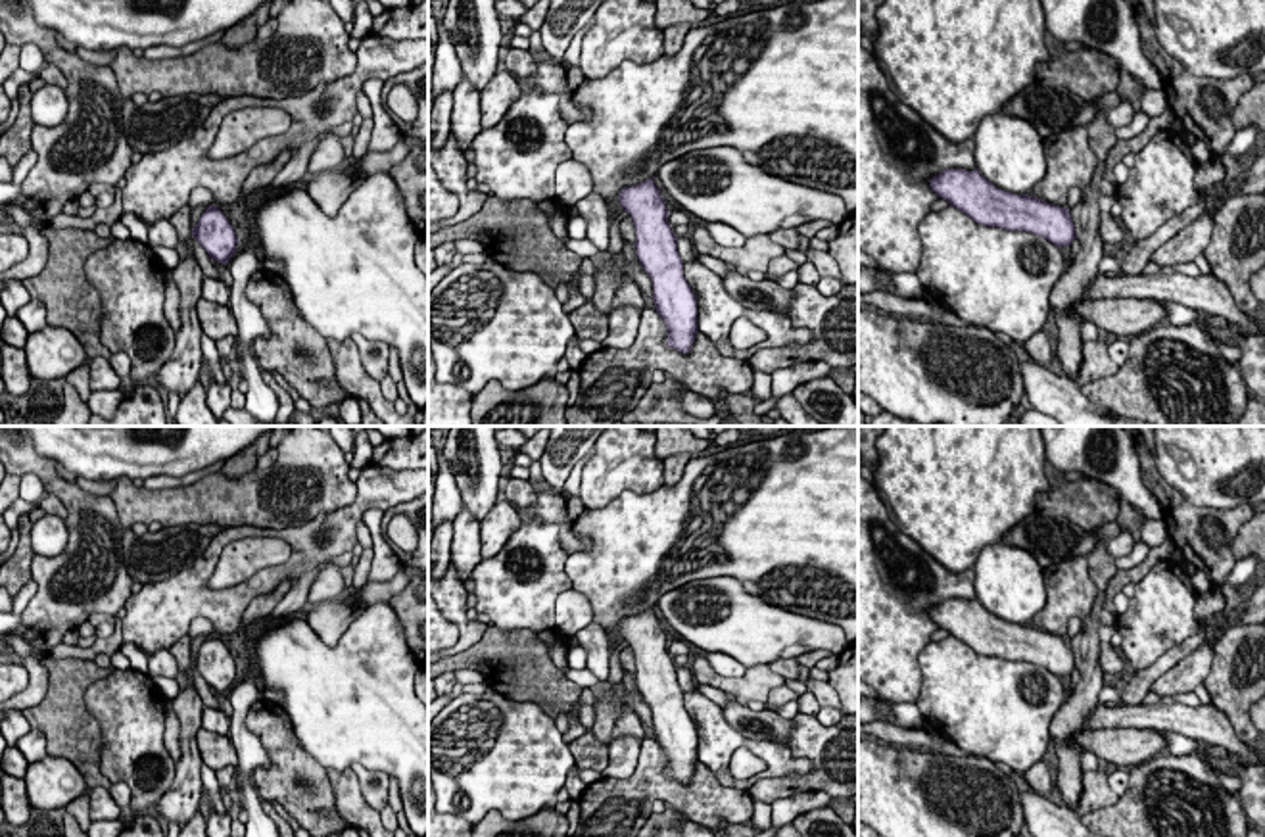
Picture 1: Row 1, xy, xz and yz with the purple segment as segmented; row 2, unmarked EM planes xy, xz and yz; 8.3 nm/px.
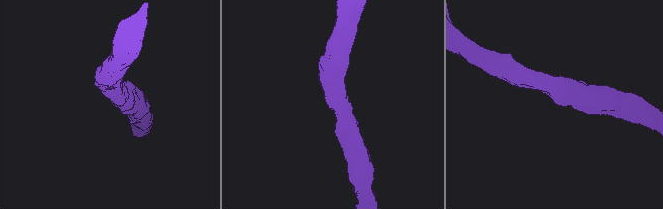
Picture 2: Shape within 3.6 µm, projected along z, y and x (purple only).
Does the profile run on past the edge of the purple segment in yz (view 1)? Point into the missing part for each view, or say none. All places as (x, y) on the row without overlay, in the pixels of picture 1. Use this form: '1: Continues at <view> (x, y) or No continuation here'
1: No continuation here

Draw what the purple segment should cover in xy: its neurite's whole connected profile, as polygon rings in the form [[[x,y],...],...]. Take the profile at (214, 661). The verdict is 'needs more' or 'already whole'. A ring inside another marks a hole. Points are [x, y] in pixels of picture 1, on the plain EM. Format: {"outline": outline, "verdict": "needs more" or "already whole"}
{"outline": [[[209,635],[202,643],[198,655],[192,658],[192,668],[221,695],[230,691],[240,672],[227,645],[215,635]]], "verdict": "already whole"}

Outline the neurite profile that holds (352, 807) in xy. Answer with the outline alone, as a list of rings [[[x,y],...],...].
[[[351,768],[344,772],[326,770],[326,774],[334,789],[338,816],[347,827],[365,829],[370,837],[395,837],[382,825],[380,812],[365,801],[359,779]]]

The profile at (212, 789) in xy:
[[[202,764],[200,770],[203,795],[209,799],[211,808],[219,814],[225,814],[225,802],[223,802],[223,789],[217,781],[215,770],[211,770],[207,764]]]

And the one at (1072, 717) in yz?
[[[1100,539],[1094,551],[1086,557],[1088,574],[1098,593],[1092,612],[1083,620],[1083,630],[1069,639],[1075,655],[1075,666],[1081,672],[1081,682],[1052,718],[1050,739],[1058,754],[1058,789],[1063,804],[1077,812],[1083,795],[1083,749],[1073,737],[1088,729],[1086,722],[1098,705],[1098,693],[1104,687],[1104,670],[1100,668],[1100,614],[1104,610],[1108,582],[1115,576],[1115,559],[1108,553],[1108,541]]]

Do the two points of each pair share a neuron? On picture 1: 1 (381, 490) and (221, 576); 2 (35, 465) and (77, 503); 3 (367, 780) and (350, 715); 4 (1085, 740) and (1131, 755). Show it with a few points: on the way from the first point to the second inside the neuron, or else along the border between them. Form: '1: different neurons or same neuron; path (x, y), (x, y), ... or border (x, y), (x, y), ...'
1: different neurons; border (242, 538), (281, 538), (292, 553)
2: same neuron; path (45, 473), (68, 494)
3: different neurons; border (350, 765), (384, 770), (390, 776)
4: same neuron; path (1097, 740), (1120, 747)

